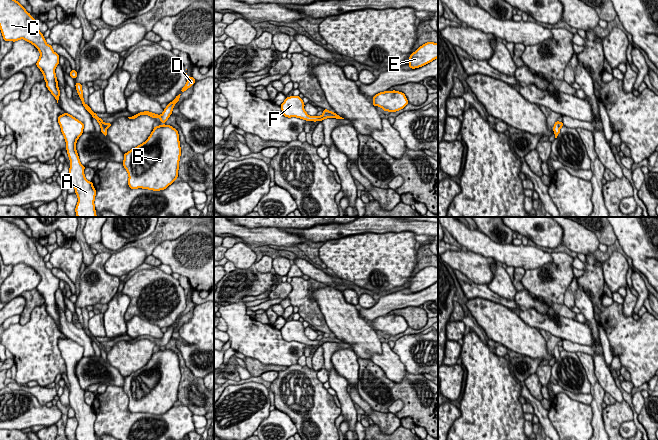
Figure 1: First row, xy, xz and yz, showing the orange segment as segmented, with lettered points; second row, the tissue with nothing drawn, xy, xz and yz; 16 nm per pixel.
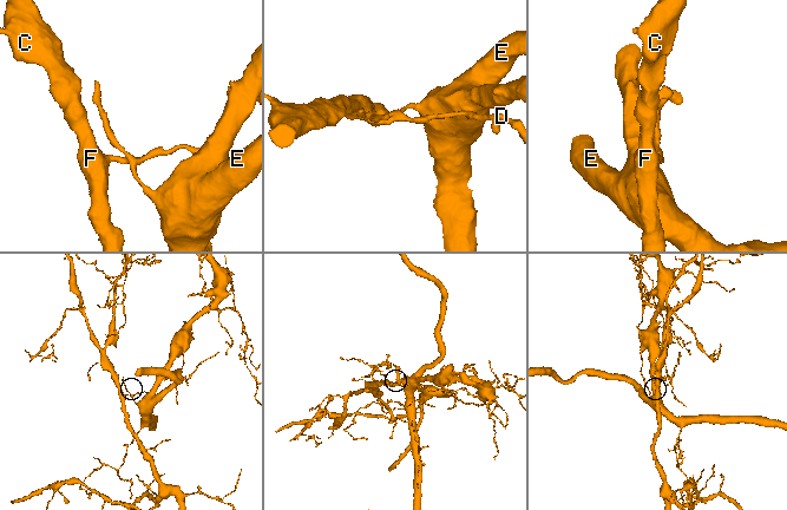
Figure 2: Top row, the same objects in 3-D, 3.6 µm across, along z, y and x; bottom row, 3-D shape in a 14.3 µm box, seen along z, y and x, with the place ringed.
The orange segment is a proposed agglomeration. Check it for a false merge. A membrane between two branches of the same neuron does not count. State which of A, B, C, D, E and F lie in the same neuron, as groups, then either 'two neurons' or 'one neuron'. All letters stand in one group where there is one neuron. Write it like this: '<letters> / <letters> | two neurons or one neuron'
A C D F / B E | two neurons

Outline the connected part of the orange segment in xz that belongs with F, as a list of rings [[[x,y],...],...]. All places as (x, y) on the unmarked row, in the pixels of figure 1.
[[[299,320],[286,321],[285,325],[280,329],[282,337],[285,341],[297,341],[306,345],[322,345],[326,342],[344,343],[334,336],[323,337],[321,340],[309,340],[304,334],[305,328]]]

